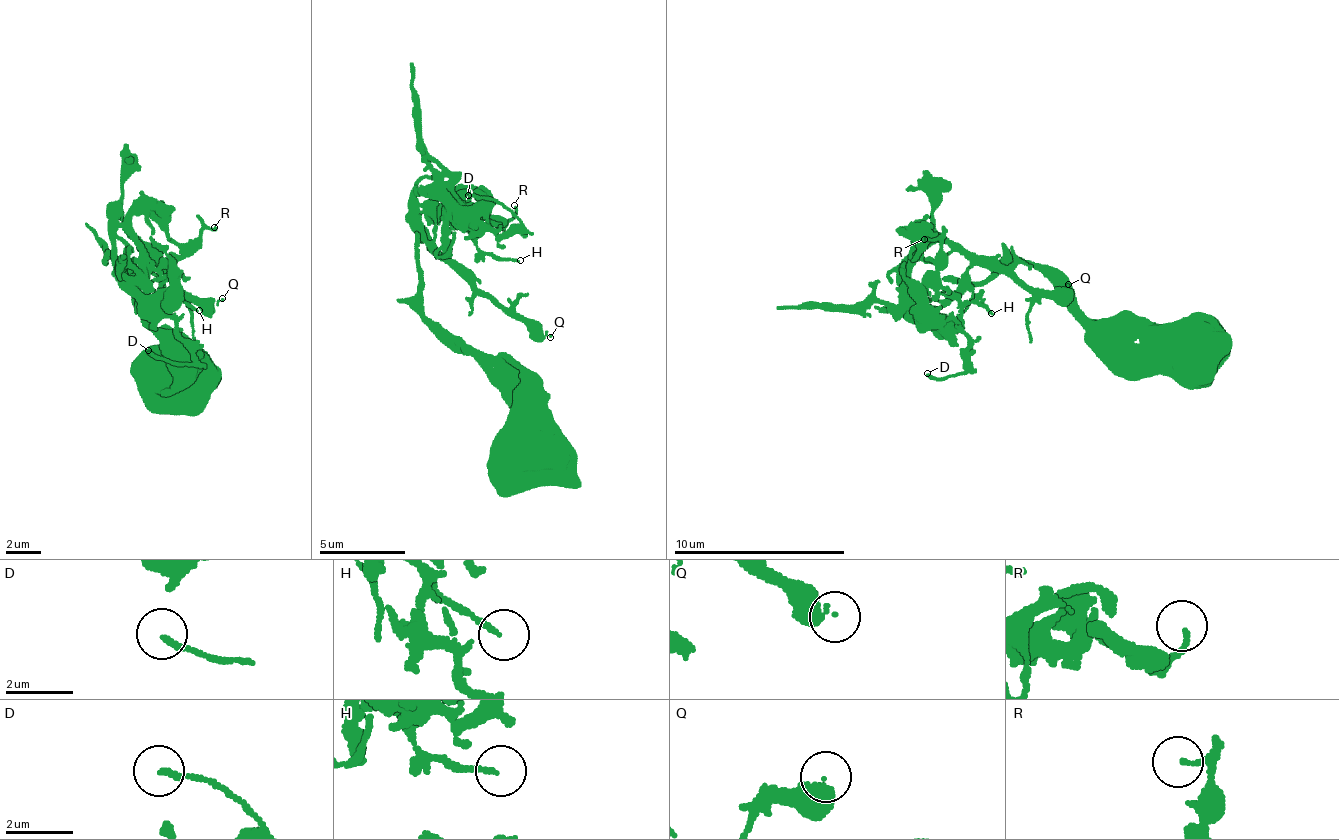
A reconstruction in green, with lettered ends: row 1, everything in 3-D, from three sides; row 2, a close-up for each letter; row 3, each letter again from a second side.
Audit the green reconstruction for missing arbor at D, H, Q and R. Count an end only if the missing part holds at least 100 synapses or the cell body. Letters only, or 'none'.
Q

